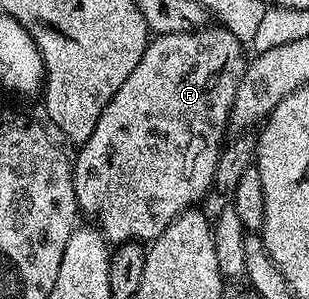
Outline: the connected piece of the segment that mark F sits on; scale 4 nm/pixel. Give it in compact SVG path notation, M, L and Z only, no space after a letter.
M204 27L196 29L194 33L161 33L154 39L148 40L145 55L141 55L141 63L133 67L133 75L121 83L117 95L109 99L105 111L101 111L101 119L97 119L97 127L93 127L93 135L83 145L78 146L73 157L73 187L77 195L77 203L84 214L92 217L94 224L100 233L111 243L122 243L134 241L136 243L150 243L156 241L169 227L169 223L176 221L186 209L198 206L199 200L208 192L212 192L215 184L215 168L218 165L221 146L224 144L229 122L231 120L231 108L234 103L234 96L237 95L238 84L241 83L245 58L243 59L244 42L237 39L226 27L215 27L211 29Z

